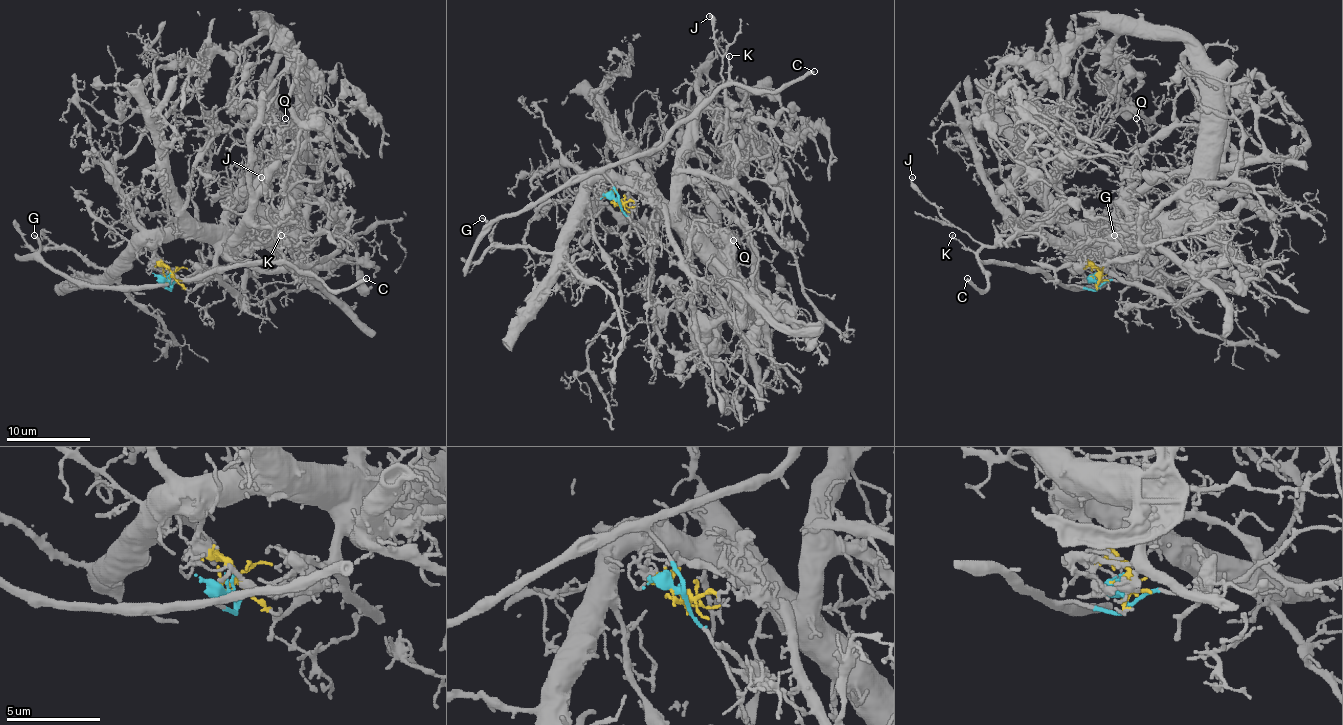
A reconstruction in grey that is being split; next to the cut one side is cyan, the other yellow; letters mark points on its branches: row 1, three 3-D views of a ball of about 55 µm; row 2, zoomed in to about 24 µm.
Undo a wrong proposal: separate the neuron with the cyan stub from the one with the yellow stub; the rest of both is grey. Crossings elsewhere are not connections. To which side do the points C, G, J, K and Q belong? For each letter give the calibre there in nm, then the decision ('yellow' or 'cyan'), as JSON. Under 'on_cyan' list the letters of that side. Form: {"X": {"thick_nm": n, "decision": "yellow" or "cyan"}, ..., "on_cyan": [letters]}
{"C": {"thick_nm": 320, "decision": "cyan"}, "G": {"thick_nm": 240, "decision": "cyan"}, "J": {"thick_nm": 190, "decision": "cyan"}, "K": {"thick_nm": 140, "decision": "cyan"}, "Q": {"thick_nm": 90, "decision": "yellow"}, "on_cyan": ["C", "G", "J", "K"]}

